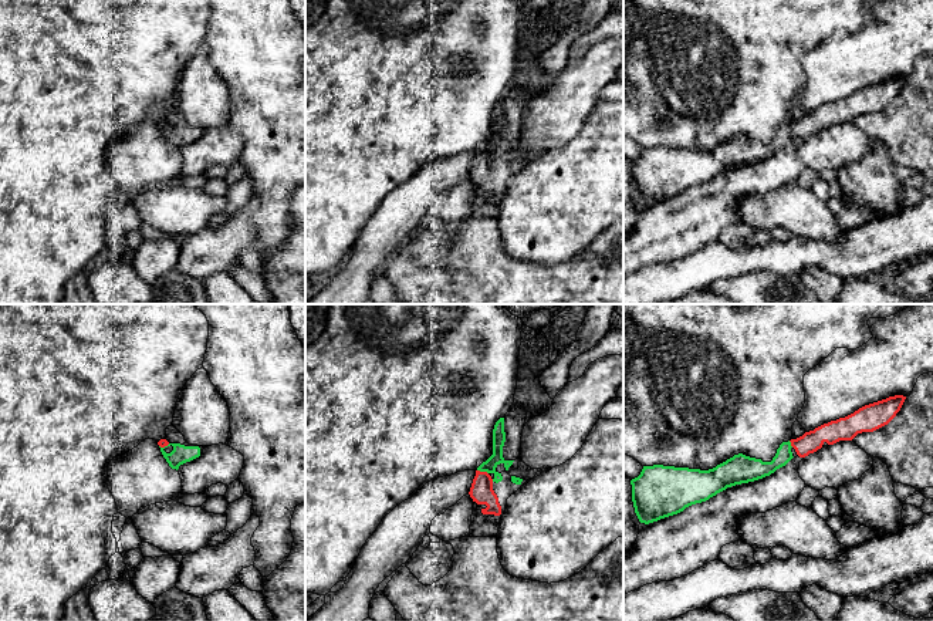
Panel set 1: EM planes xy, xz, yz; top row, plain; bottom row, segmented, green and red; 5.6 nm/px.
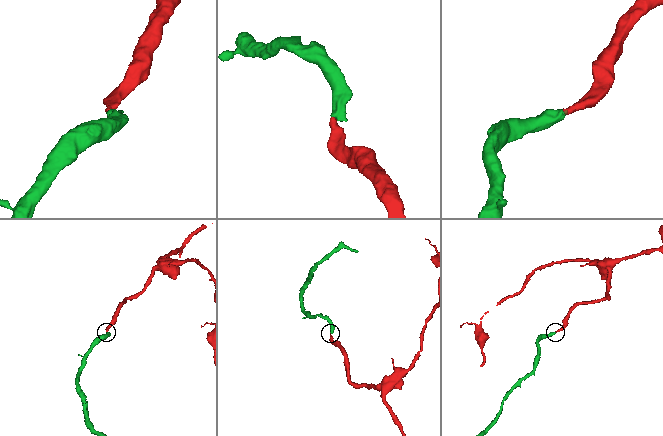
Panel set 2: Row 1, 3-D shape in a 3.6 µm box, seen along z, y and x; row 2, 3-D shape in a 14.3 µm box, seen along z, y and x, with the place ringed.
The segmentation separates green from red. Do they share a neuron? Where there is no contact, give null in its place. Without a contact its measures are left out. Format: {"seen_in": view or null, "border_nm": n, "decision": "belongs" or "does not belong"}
{"seen_in": "xz", "border_nm": 70, "decision": "belongs"}

